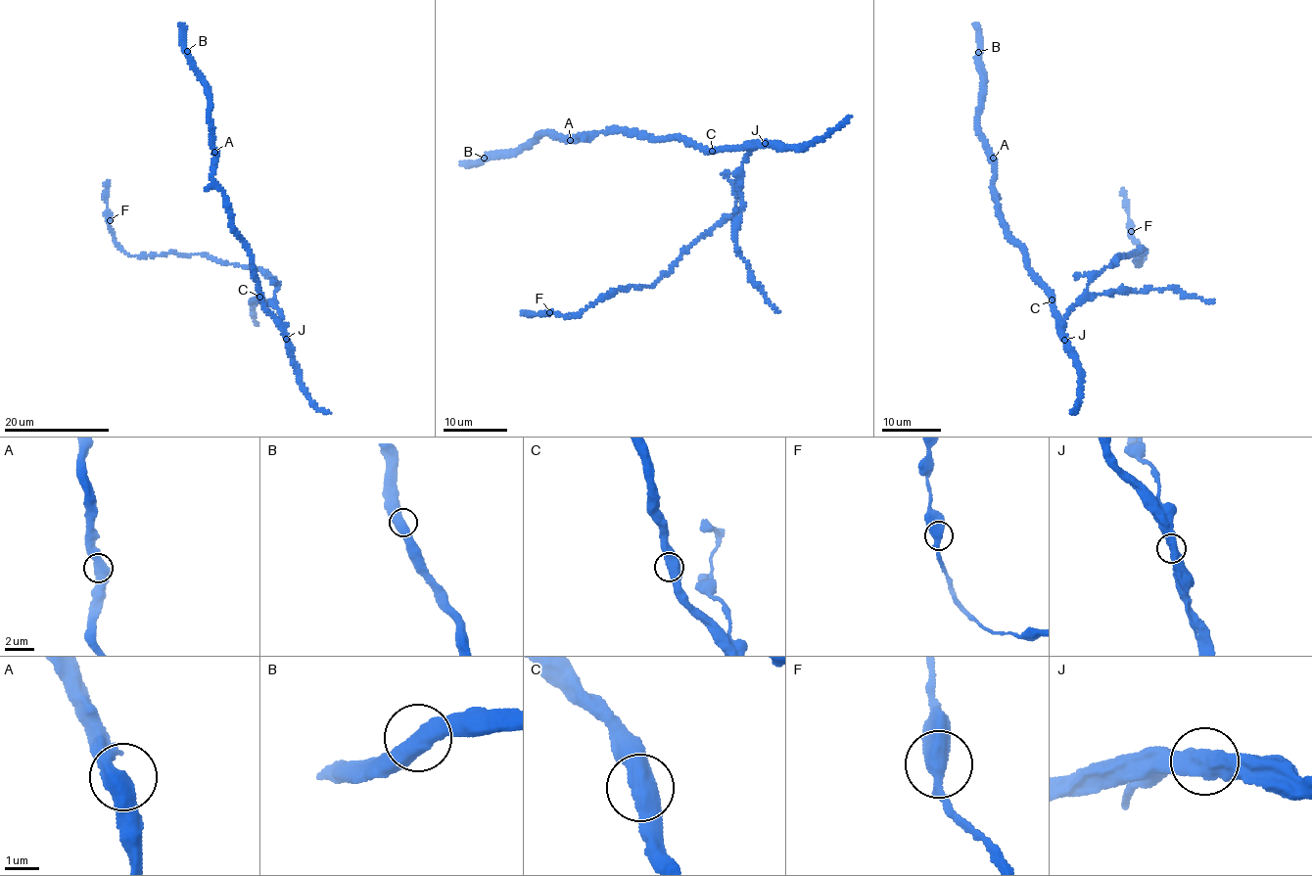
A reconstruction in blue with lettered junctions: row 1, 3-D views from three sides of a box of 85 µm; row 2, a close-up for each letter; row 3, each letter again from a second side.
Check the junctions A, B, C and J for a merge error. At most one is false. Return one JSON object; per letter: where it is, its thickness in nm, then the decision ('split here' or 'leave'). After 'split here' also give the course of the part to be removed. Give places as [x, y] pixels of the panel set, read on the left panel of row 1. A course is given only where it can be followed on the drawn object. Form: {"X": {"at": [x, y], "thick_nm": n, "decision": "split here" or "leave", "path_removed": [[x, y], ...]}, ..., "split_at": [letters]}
{"A": {"at": [214, 152], "thick_nm": 550, "decision": "leave"}, "B": {"at": [187, 51], "thick_nm": 550, "decision": "leave"}, "C": {"at": [259, 297], "thick_nm": 550, "decision": "leave"}, "J": {"at": [286, 339], "thick_nm": 550, "decision": "leave"}, "split_at": []}

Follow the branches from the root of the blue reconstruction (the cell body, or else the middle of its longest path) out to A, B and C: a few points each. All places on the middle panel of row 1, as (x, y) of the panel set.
A: (733, 147), (708, 151), (680, 138), (657, 141), (632, 130), (622, 129), (585, 134), (570, 140)
B: (733, 147), (708, 151), (632, 130), (571, 141), (544, 132), (518, 150), (484, 158)
C: (733, 147), (712, 151)

